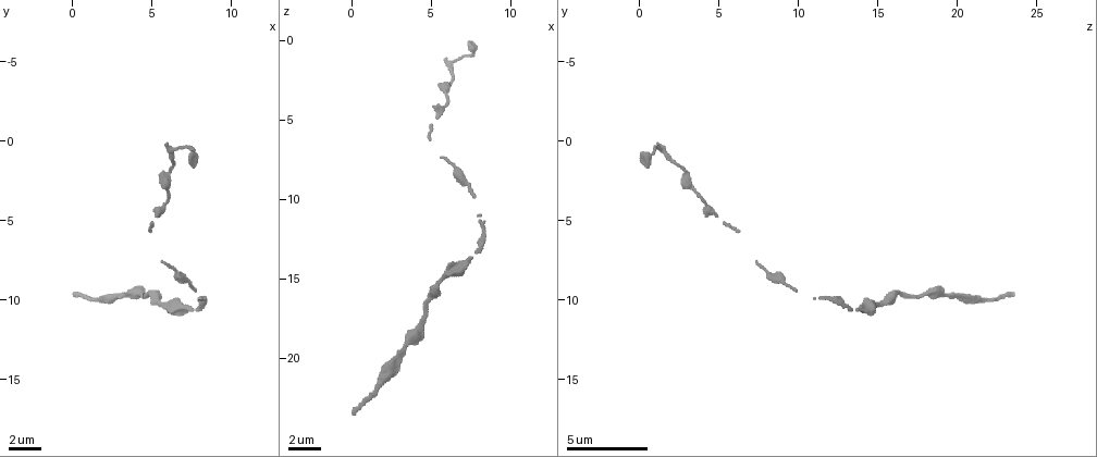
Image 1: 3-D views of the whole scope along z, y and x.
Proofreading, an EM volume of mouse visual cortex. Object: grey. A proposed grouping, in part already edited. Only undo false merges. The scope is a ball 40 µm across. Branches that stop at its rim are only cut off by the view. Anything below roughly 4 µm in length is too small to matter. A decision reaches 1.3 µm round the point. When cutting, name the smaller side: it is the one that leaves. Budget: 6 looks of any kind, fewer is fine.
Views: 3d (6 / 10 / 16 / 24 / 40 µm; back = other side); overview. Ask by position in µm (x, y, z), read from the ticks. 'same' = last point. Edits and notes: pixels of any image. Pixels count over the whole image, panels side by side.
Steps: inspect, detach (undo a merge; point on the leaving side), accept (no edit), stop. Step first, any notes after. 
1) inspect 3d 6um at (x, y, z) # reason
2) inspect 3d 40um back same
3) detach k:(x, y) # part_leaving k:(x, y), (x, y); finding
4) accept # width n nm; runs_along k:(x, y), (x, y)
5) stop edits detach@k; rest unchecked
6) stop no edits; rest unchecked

inspect 3d 10um at (5.6, 10.4, 15.2) # thick turns thin

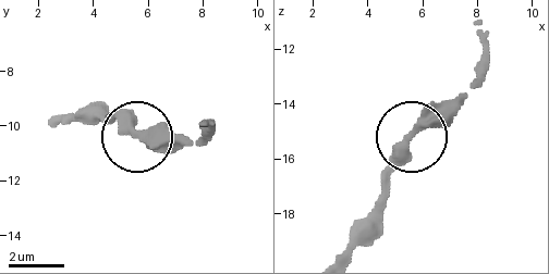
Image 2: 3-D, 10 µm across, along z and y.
accept # all the same cell

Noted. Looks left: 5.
inspect 3d 10um at (6.2, 8.0, 7.8) # calibre changes

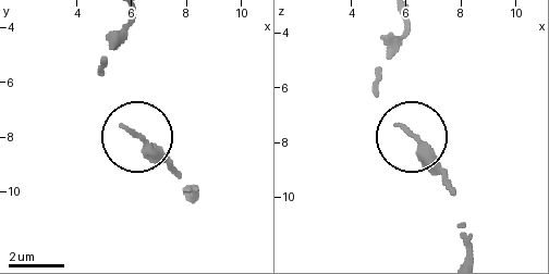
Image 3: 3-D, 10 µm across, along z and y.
inspect 3d 6um at (6.3, 8.0, 7.8) # zoom in

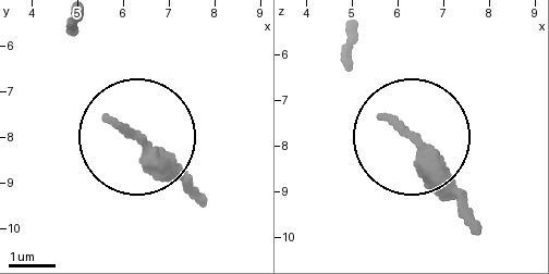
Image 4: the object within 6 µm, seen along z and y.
accept # continuous, no second cell

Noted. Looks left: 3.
stop no edits; rest unchecked

